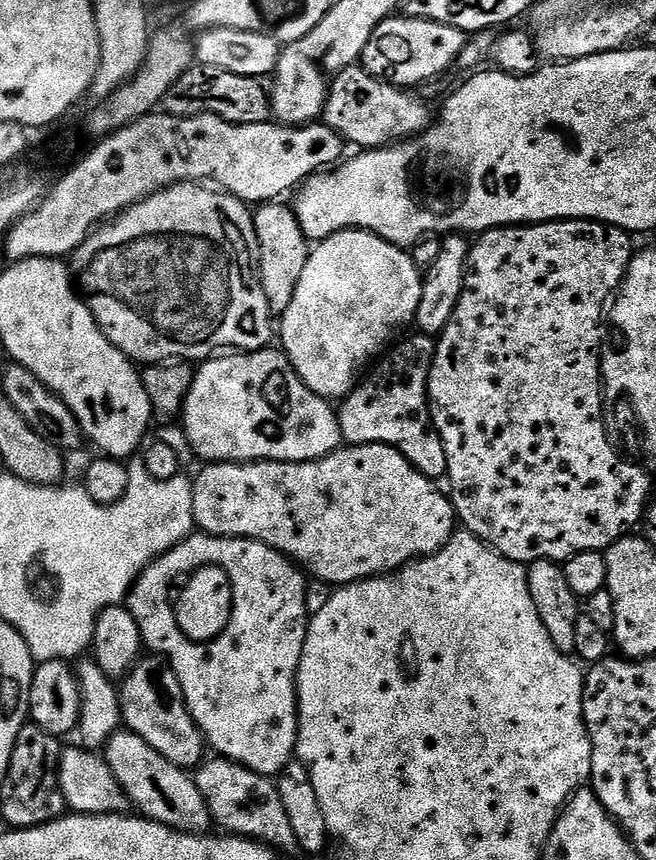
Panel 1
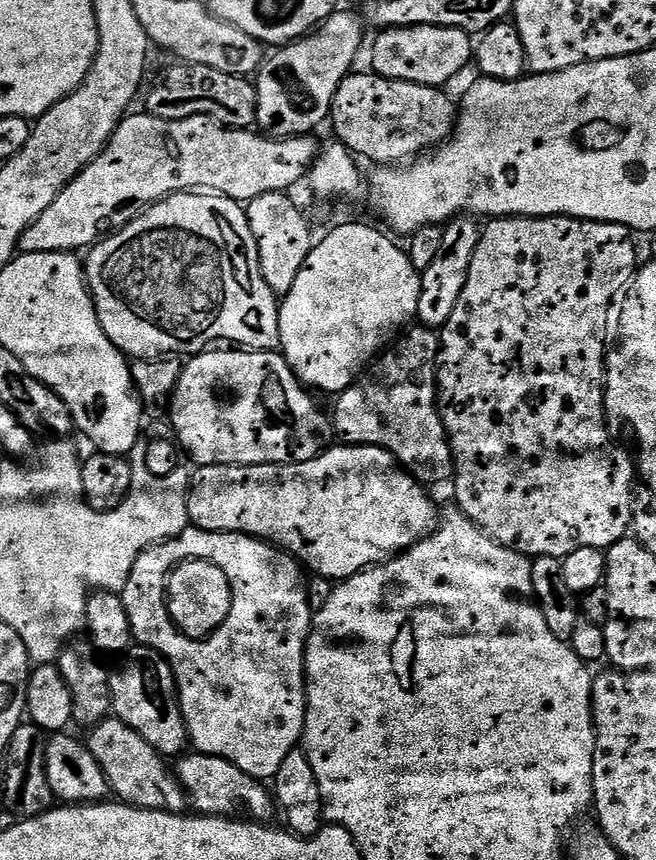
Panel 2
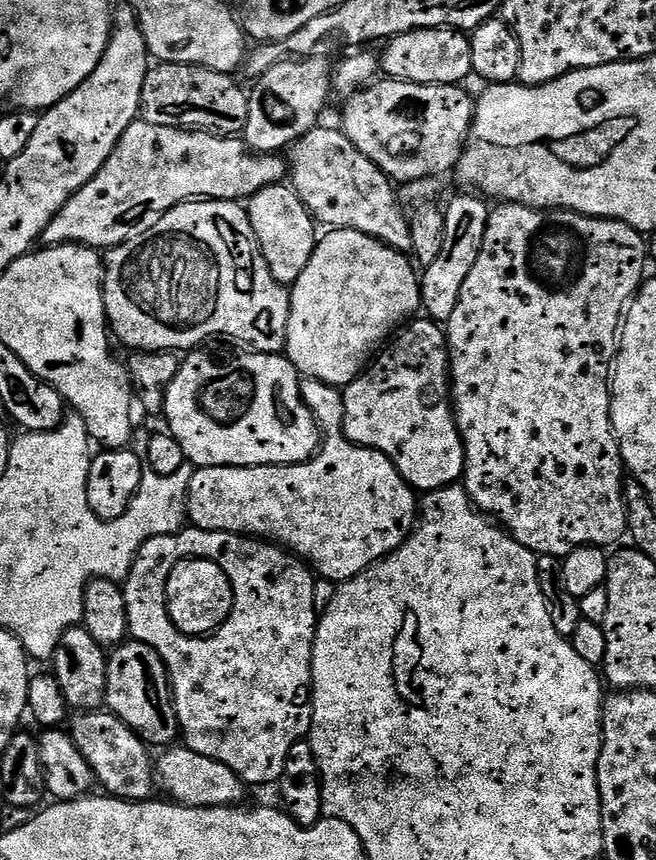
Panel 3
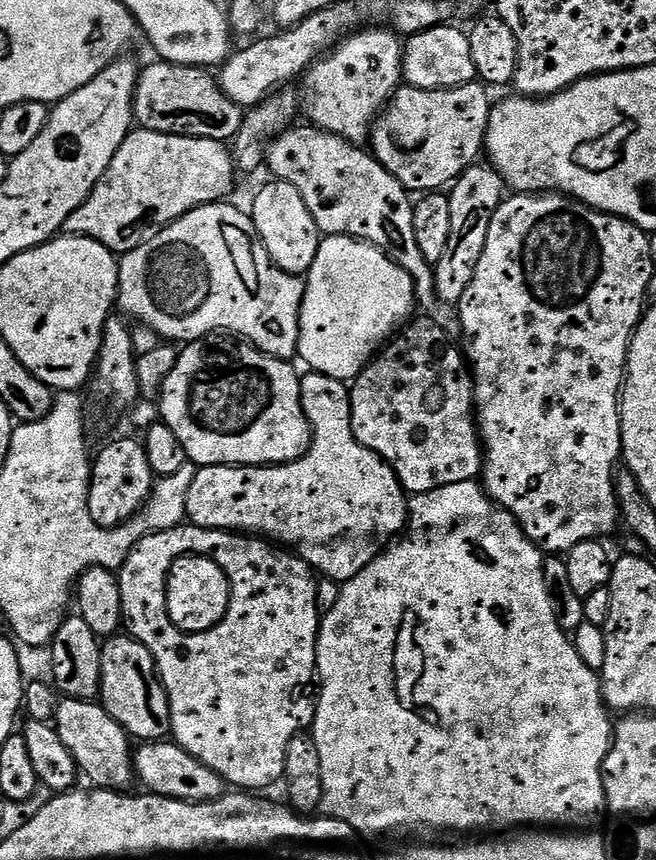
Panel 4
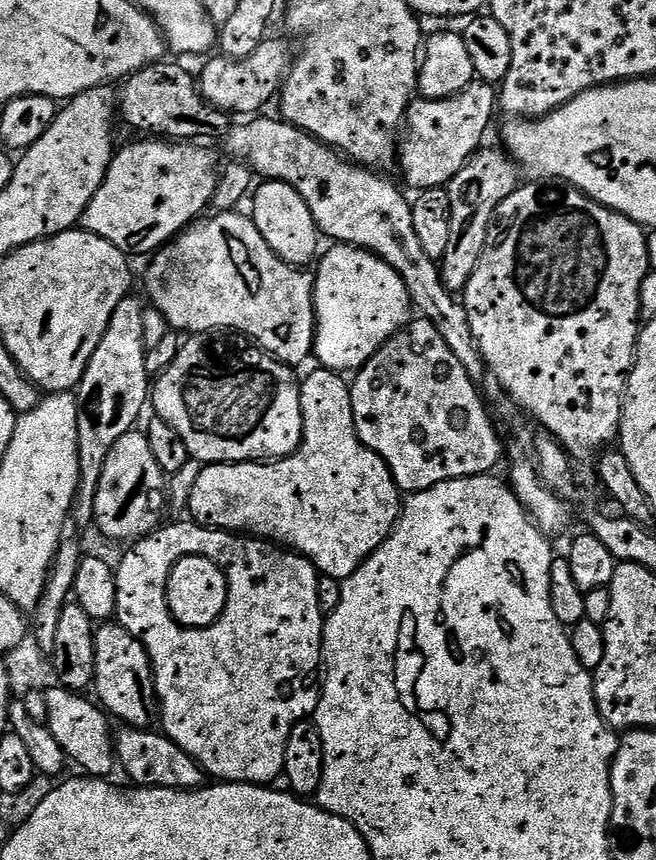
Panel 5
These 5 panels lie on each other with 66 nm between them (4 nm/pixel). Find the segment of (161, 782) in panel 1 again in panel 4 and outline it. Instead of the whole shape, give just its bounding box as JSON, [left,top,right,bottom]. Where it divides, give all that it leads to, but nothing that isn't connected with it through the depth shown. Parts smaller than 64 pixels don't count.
[54,699,134,790]

